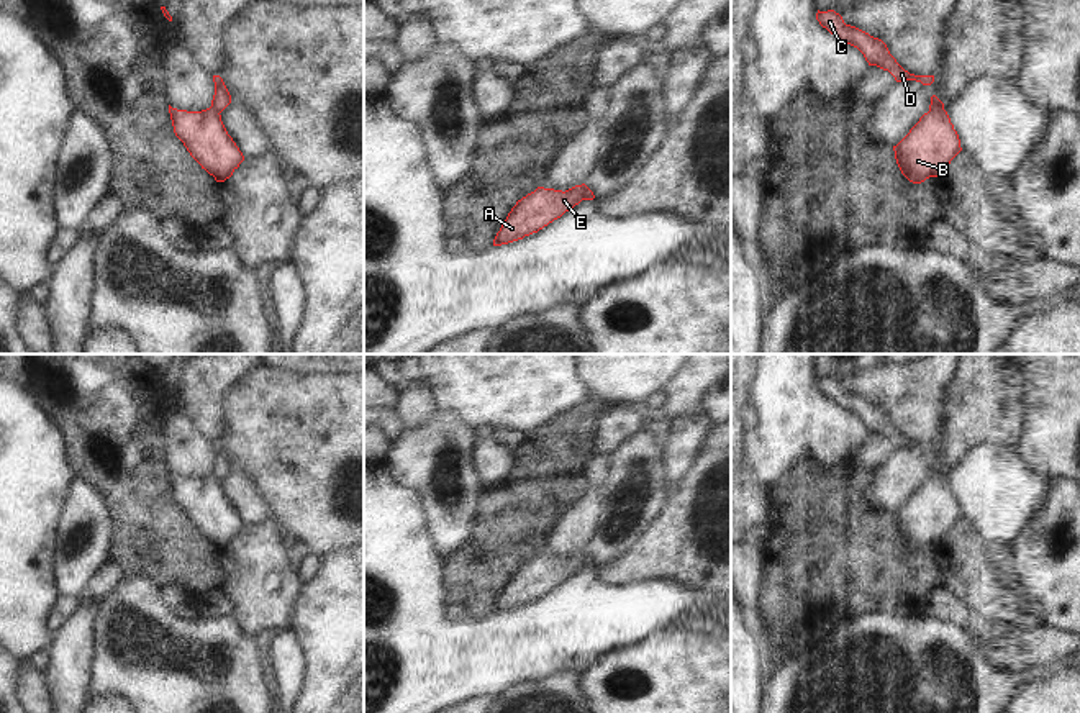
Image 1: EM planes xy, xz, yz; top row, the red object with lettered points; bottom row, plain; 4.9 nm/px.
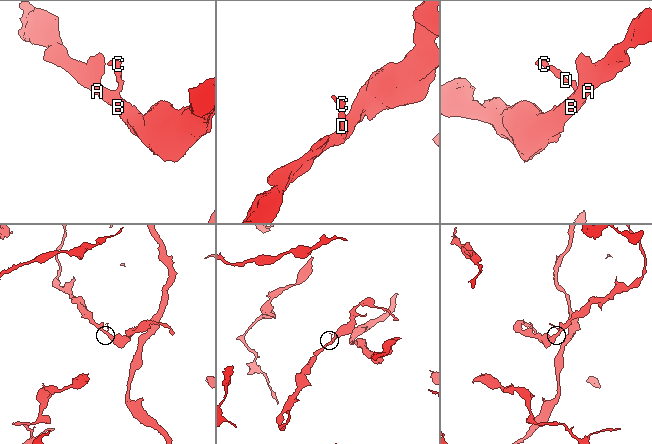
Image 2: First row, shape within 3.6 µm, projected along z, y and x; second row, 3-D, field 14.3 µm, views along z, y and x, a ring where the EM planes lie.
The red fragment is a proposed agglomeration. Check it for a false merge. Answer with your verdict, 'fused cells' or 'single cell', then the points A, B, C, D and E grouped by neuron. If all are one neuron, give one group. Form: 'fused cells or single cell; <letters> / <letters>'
fused cells; A B E / C D

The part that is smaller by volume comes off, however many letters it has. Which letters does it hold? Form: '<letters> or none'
C, D

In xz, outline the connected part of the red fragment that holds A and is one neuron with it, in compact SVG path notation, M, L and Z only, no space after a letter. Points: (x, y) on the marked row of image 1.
M575 185L565 192L538 187L516 202L497 233L493 246L508 244L538 233L582 200L582 185Z

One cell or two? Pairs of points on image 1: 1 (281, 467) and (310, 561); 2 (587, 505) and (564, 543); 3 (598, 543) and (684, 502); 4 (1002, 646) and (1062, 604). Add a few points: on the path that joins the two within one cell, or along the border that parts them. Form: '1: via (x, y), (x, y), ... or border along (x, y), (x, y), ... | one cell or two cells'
1: border along (310, 551), (322, 558) | two cells
2: via (582, 515), (571, 533) | one cell
3: border along (671, 494), (659, 513), (633, 544) | two cells
4: border along (1046, 622), (1062, 630) | two cells

